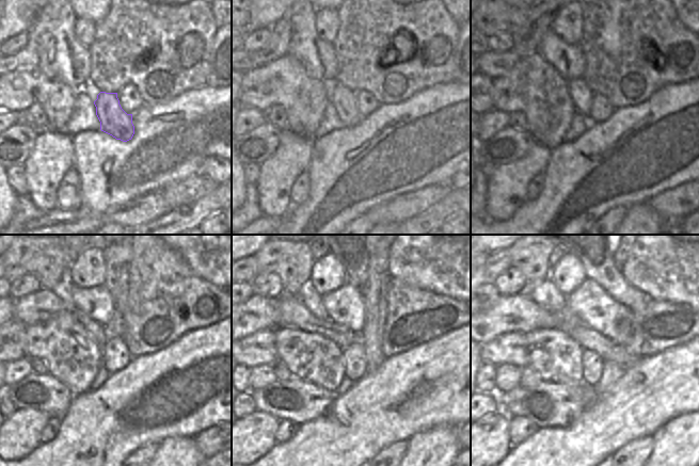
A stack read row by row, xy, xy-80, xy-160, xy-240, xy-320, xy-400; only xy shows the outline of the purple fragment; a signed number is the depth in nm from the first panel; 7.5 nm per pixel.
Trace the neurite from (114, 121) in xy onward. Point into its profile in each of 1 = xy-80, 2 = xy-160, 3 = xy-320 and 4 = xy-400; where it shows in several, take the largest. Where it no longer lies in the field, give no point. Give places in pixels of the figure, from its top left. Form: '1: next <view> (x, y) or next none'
1: next xy-80 (343, 99)
2: next xy-160 (581, 95)
3: next xy-320 (312, 300)
4: next xy-400 (544, 293)

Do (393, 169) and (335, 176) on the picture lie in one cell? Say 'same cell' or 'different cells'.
same cell

